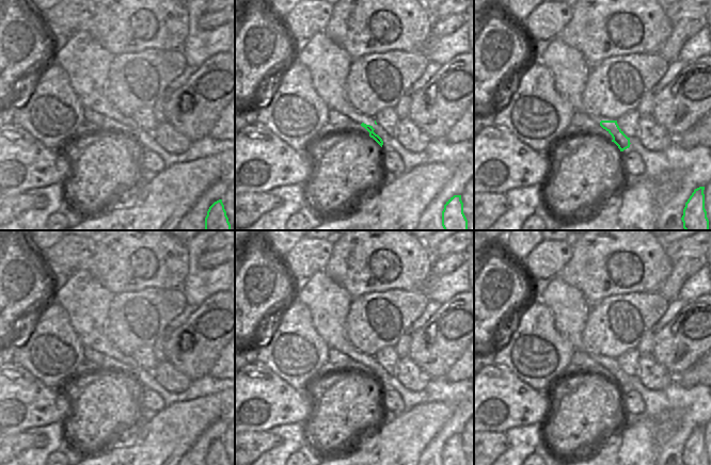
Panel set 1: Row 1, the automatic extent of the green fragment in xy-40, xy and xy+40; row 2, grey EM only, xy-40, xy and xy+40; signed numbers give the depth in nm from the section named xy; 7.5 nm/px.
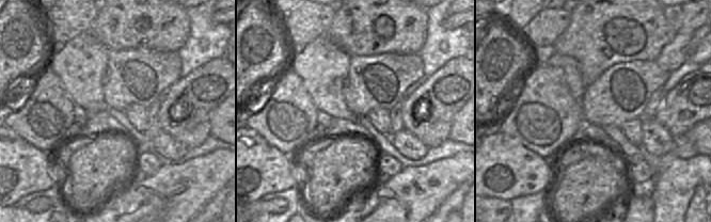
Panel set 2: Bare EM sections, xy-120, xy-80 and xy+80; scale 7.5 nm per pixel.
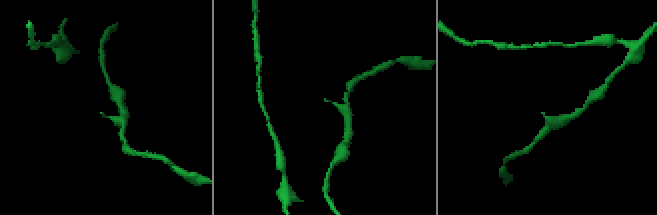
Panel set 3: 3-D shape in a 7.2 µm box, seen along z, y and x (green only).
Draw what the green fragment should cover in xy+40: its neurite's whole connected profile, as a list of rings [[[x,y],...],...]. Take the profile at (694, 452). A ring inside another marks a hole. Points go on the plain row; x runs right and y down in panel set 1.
[[[705,426],[694,429],[683,448],[681,456],[683,465],[709,465],[707,450],[705,448]]]

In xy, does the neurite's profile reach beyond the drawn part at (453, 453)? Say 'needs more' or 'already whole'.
already whole

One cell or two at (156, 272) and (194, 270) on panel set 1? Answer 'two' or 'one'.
two

